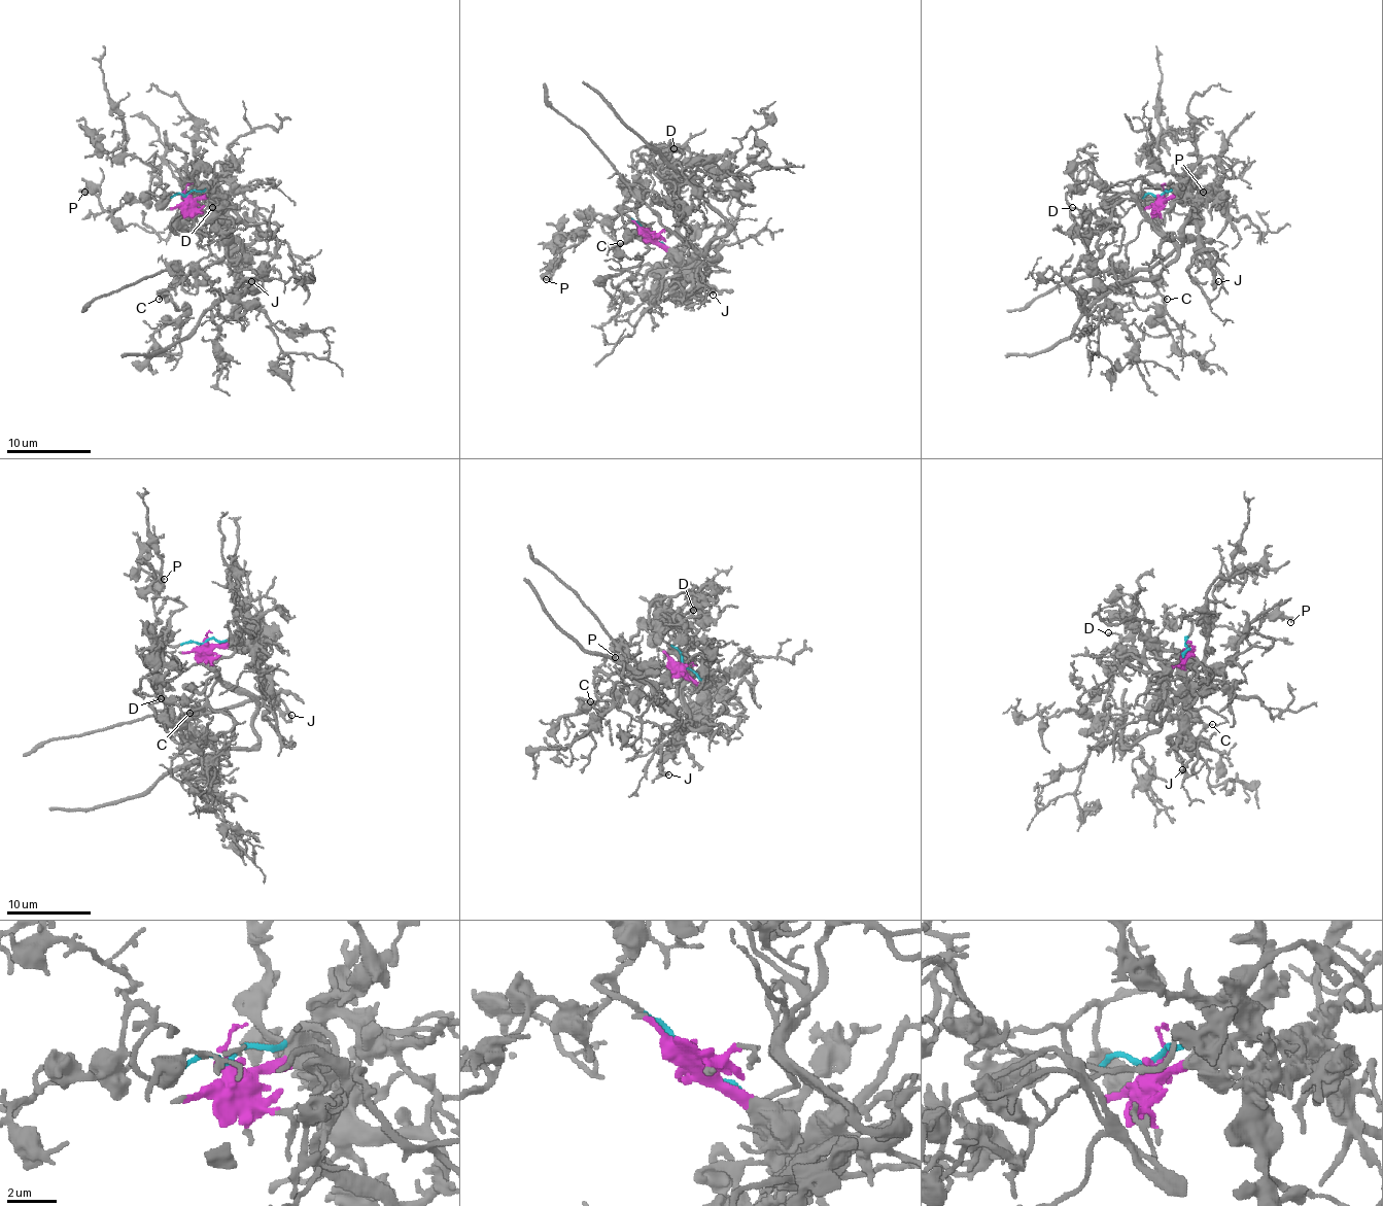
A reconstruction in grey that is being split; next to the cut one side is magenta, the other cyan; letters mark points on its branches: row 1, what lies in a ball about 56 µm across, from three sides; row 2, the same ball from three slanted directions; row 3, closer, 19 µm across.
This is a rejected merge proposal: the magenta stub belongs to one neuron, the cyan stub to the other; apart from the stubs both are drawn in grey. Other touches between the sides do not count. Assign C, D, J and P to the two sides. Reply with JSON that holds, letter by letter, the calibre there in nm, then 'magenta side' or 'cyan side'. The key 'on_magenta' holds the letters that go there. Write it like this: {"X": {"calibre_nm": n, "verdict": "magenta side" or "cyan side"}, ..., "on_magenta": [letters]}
{"C": {"calibre_nm": 160, "verdict": "cyan side"}, "D": {"calibre_nm": 150, "verdict": "cyan side"}, "J": {"calibre_nm": 280, "verdict": "magenta side"}, "P": {"calibre_nm": 260, "verdict": "cyan side"}, "on_magenta": ["J"]}

